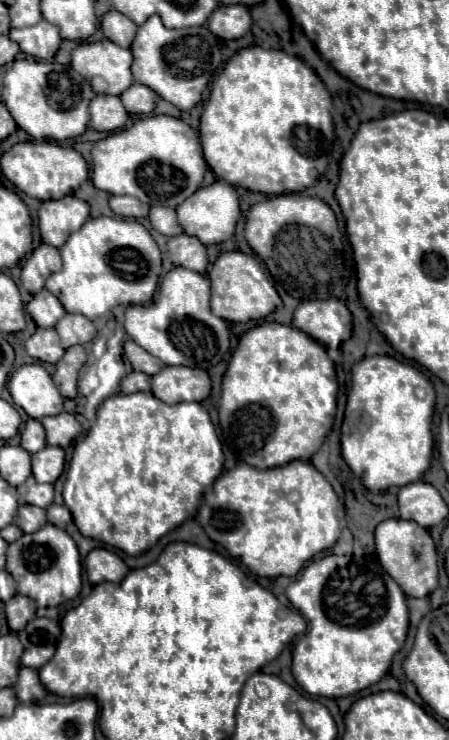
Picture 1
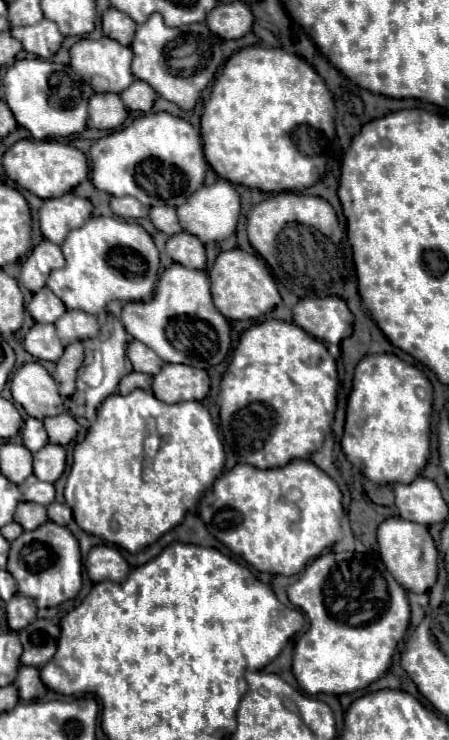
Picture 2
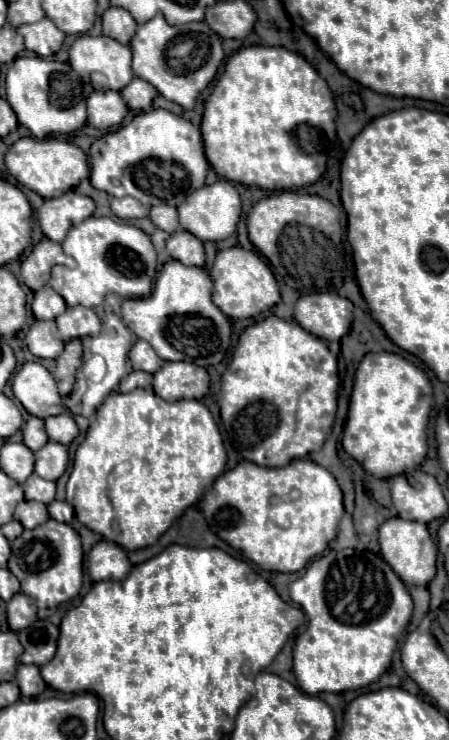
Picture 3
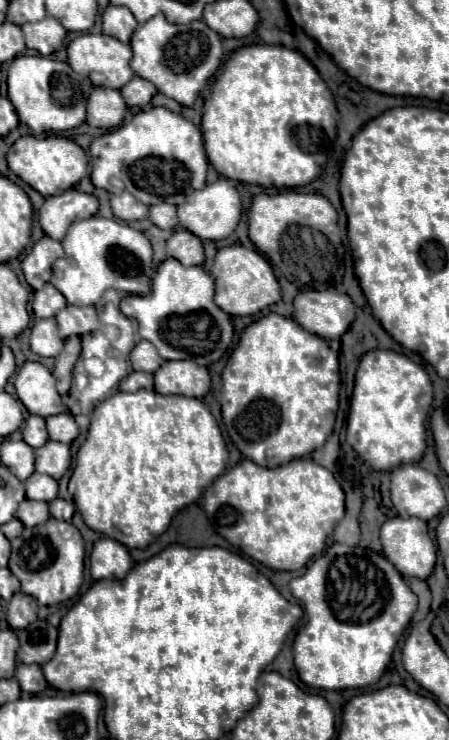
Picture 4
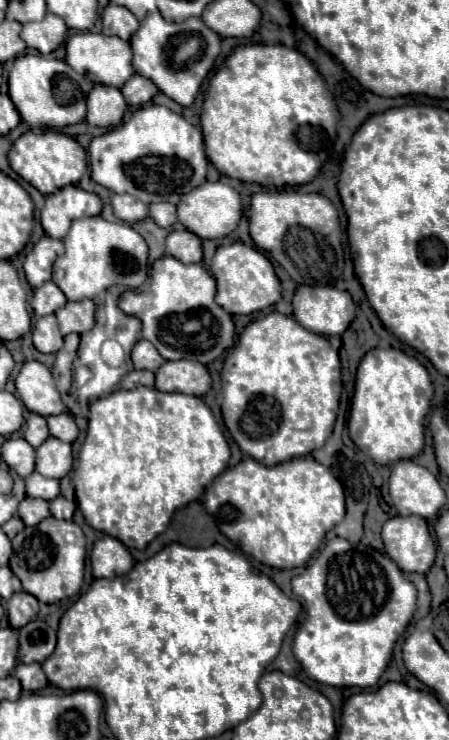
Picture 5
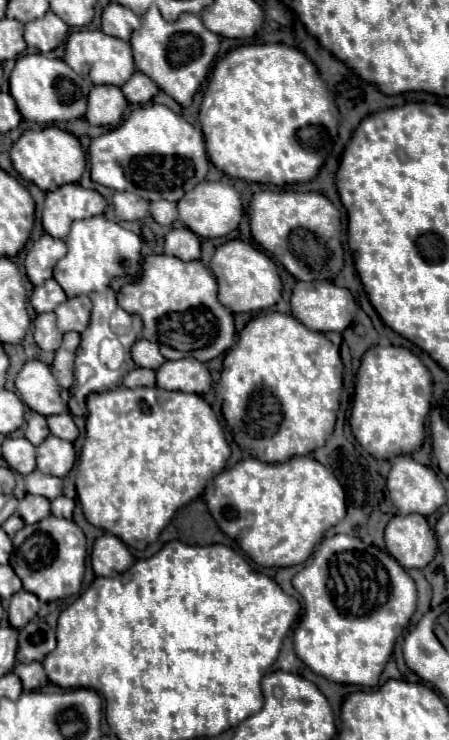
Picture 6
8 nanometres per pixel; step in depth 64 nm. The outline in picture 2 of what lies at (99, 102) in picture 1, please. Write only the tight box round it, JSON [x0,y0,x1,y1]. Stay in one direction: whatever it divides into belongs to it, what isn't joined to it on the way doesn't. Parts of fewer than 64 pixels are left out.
[88,94,128,130]

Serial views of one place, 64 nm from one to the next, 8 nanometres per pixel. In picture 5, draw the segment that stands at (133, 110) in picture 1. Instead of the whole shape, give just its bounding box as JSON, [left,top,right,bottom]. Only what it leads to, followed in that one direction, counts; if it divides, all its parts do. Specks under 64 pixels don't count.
[120,74,158,106]

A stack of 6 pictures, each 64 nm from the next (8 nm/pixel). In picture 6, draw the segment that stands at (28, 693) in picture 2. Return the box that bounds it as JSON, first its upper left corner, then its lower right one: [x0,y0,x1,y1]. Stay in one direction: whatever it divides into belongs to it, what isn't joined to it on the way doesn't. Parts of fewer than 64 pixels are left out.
[14,662,48,692]

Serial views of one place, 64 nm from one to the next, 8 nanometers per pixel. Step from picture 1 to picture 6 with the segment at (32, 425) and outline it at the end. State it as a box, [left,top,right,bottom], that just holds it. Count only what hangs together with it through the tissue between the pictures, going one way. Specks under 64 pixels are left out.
[24,414,50,446]

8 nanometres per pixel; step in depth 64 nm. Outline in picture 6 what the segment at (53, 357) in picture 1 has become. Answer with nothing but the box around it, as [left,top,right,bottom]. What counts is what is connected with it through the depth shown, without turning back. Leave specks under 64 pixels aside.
[34,312,62,350]

